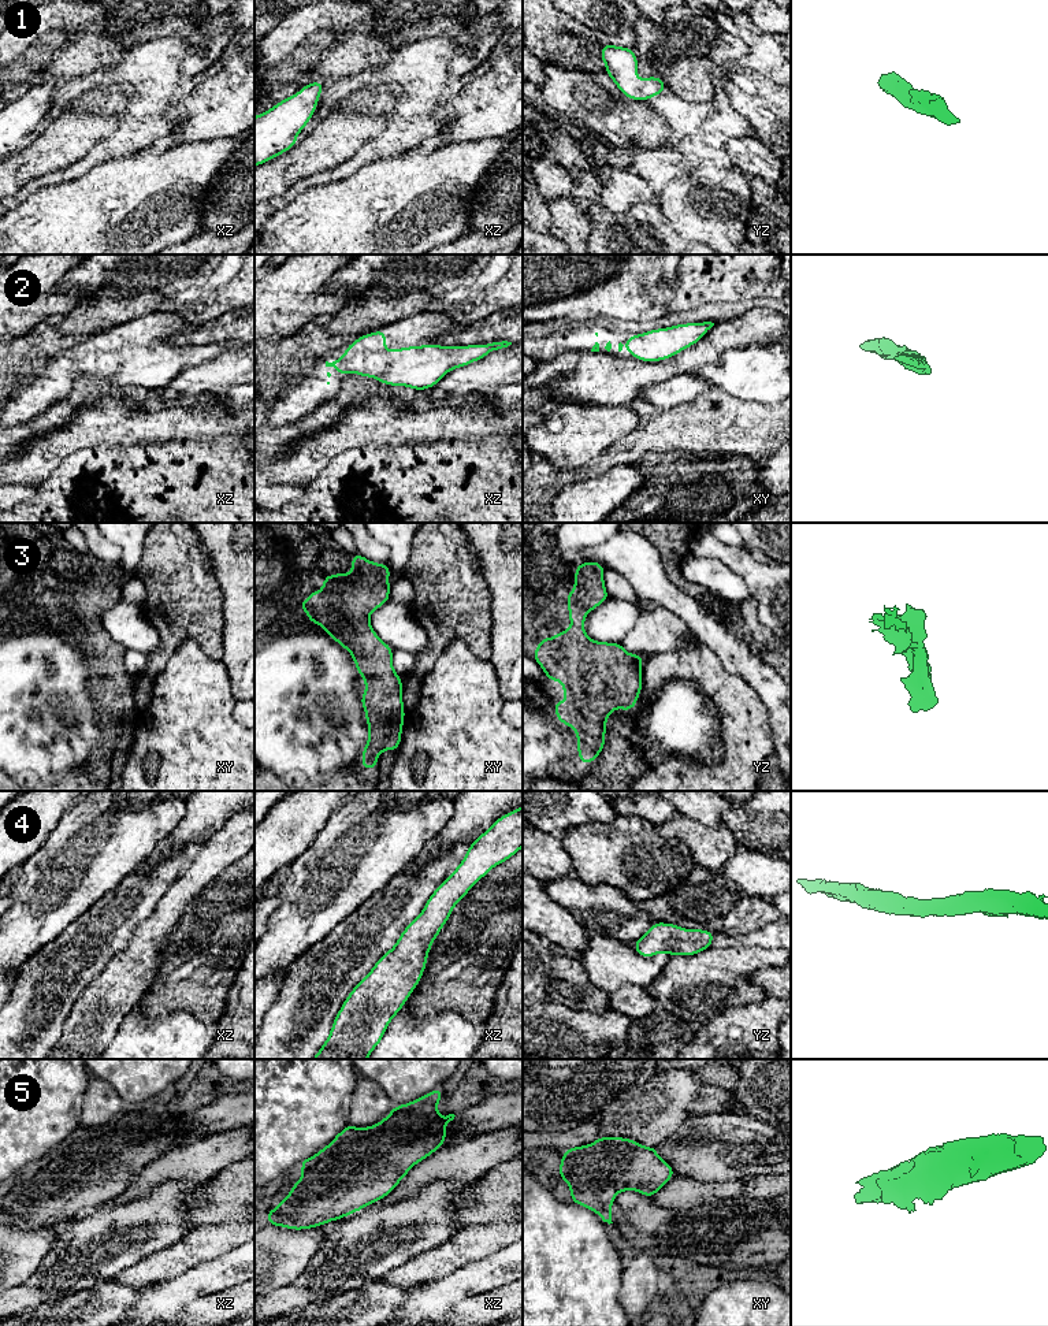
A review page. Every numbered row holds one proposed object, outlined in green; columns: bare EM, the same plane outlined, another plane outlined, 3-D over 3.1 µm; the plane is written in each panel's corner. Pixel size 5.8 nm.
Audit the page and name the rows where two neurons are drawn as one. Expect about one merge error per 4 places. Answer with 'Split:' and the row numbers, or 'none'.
Split: none

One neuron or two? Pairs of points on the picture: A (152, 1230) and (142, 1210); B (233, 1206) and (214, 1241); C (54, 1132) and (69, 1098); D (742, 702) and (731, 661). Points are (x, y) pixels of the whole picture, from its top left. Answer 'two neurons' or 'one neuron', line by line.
A: one neuron
B: two neurons
C: one neuron
D: two neurons

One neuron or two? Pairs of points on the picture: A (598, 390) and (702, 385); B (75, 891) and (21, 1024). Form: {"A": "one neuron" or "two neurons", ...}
{"A": "two neurons", "B": "two neurons"}

